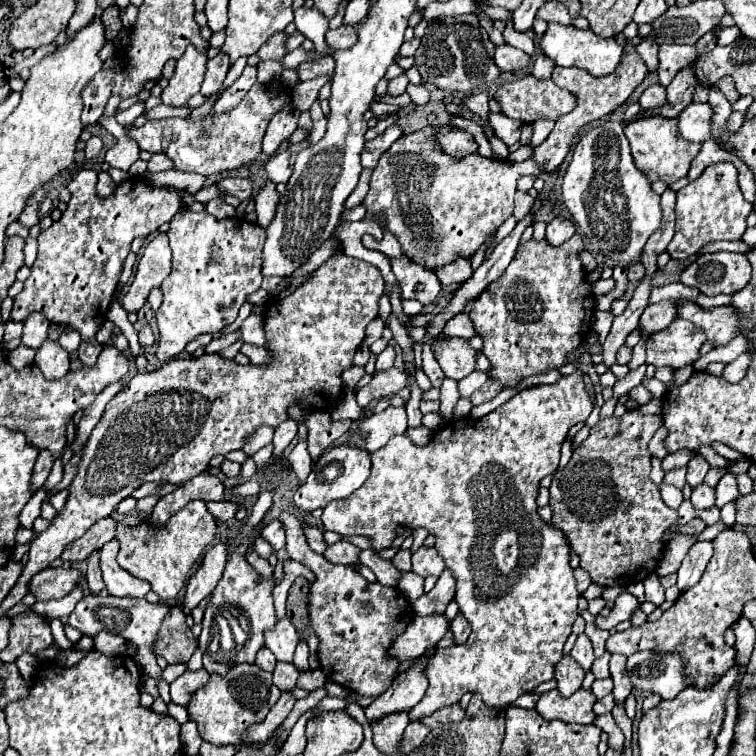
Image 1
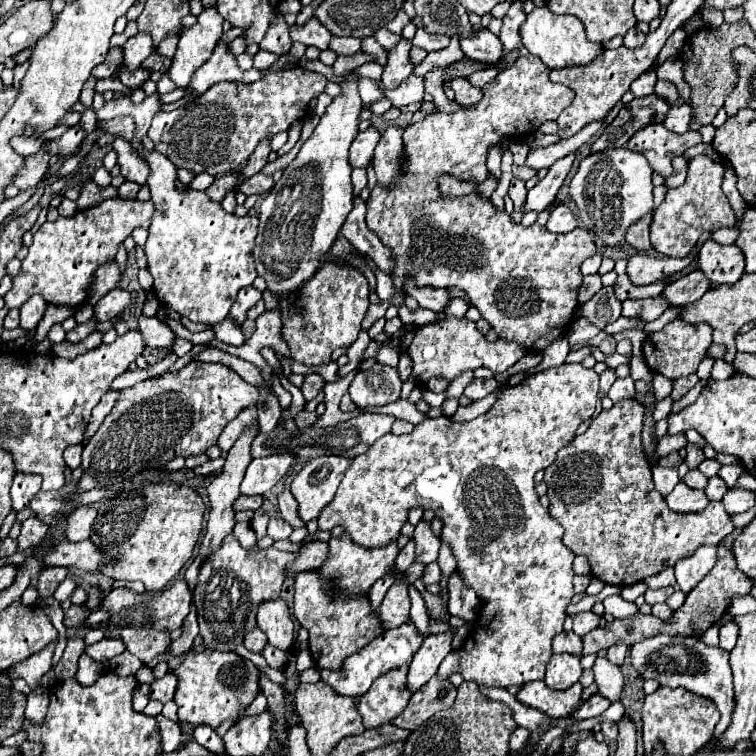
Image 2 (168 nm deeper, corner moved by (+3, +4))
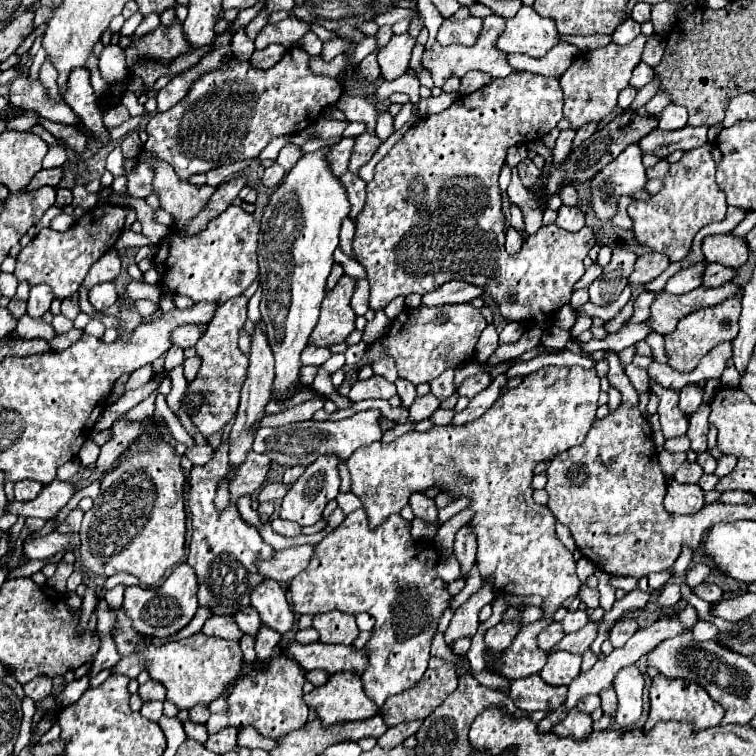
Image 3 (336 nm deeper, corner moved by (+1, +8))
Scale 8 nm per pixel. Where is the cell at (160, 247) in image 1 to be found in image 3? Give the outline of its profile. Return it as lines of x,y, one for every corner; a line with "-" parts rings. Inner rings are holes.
105,282
105,284
97,284
89,290
89,302
95,310
105,310
109,306
113,306
117,302
117,292
115,292
115,284
113,282

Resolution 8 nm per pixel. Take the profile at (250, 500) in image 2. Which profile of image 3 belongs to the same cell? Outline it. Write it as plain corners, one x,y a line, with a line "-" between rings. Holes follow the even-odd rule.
267,484
261,492
259,492
259,496
257,496
257,500
259,502
265,502
265,500
281,500
287,492
289,492
289,484
285,486
285,484

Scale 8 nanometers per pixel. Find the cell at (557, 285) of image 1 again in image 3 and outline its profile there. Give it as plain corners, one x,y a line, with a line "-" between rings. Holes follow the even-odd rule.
513,72
507,78
493,78
493,82
473,94
461,96
455,100
455,104
439,114
431,114
431,116
423,116
417,124
413,124
403,138
387,152
387,156
375,166
375,178
367,184
367,200
363,210
357,216
357,228
355,228
355,238
353,238
353,254
355,260
365,268
367,272
367,280
371,284
371,296
369,296
369,308
371,310
381,310
385,308
393,298
397,296
409,296
413,292
417,294
427,294
431,290
435,290
437,286
443,286
449,280
465,280
465,282
475,282
475,286
487,286
487,296
491,296
495,300
495,304
499,306
501,314
511,320
511,322
523,322
527,318
533,318
533,324
543,328
545,324
551,322
551,314
555,314
563,304
569,304
571,298
571,290
573,284
583,276
585,266
583,266
583,258
587,256
587,252
593,248
595,238
593,232
585,226
579,232
567,232
563,228
559,228
557,224
549,224
549,226
541,226
541,230
535,236
529,236
523,242
523,248
519,254
509,256
505,252
505,234
503,234
503,224
505,224
505,216
501,212
501,190
497,184
499,178
499,170
505,162
507,156
507,148
521,144
521,142
531,142
531,140
539,140
543,138
551,128
557,126
557,122
563,118
561,112
563,106
563,90
559,86
557,78
547,78
547,76
539,76
539,74
531,74
531,72

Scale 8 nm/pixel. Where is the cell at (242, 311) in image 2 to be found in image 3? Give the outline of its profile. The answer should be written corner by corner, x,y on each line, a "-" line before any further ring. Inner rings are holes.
229,298
219,306
215,312
215,318
209,322
205,336
197,342
197,356
201,358
201,368
199,374
193,382
189,382
185,396
193,400
195,394
203,394
199,398
199,408
189,412
191,422
197,426
197,430
203,436
211,436
213,432
225,428
233,418
239,408
239,394
243,386
243,378
247,374
247,356
239,350
237,338
239,338
239,328
243,328
247,320
247,298

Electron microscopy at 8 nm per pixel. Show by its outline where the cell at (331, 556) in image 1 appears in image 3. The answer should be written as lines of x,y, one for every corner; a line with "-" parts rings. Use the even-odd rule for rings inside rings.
291,546
285,550
275,550
271,560
257,562
257,570
263,578
271,578
277,582
289,582
301,570
307,568
307,562
313,554
313,546

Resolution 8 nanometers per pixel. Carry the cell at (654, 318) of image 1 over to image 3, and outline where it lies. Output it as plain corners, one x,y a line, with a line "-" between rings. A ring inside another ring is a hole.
707,264
705,276
703,276
703,286
707,288
717,288
723,286
725,282
731,282
737,276
737,270
719,266
719,264

